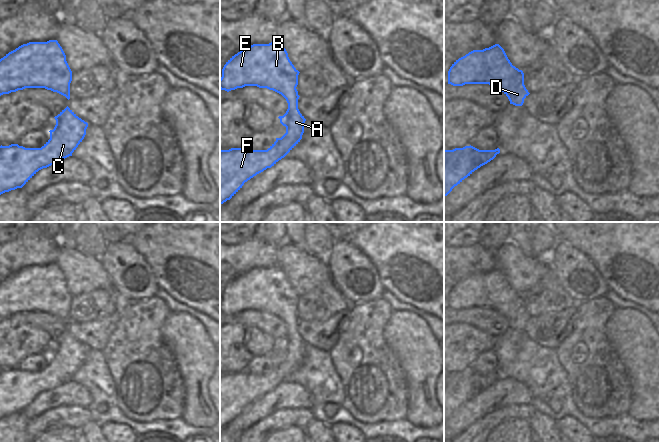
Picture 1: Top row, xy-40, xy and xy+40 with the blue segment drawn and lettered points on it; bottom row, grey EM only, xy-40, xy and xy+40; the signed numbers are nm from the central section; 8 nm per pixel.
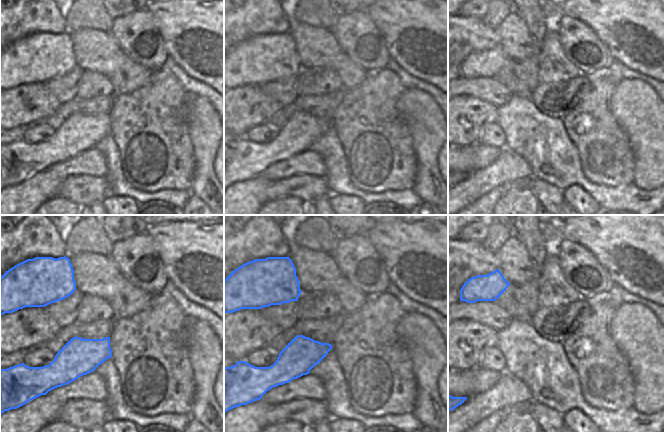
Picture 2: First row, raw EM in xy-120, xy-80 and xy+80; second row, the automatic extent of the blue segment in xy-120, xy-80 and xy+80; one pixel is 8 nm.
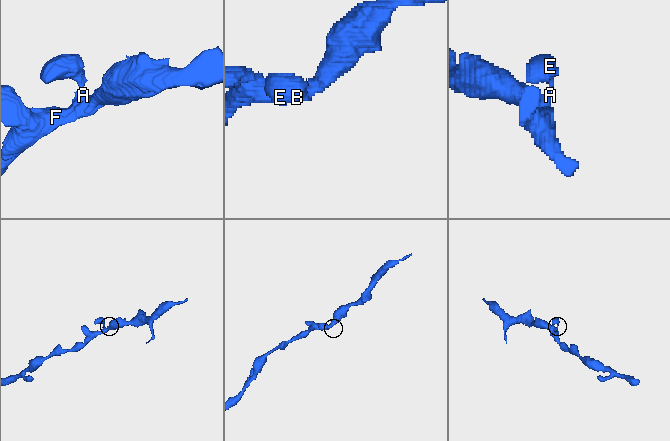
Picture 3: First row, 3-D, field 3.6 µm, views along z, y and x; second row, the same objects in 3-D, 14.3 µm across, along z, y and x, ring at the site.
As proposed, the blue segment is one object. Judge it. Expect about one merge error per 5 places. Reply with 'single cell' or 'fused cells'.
single cell

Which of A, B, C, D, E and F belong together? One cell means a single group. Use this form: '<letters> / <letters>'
A B C D E F

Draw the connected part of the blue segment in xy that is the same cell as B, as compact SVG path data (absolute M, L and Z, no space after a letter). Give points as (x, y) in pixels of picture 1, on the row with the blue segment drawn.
M278 40L269 44L253 44L232 56L224 65L220 78L221 90L229 92L245 86L267 88L281 94L288 103L288 109L283 116L278 117L280 123L286 127L286 133L281 138L276 138L267 150L251 150L247 146L220 150L220 204L230 200L245 182L274 166L302 139L306 119L298 109L300 96L296 87L299 73L290 61L286 49Z

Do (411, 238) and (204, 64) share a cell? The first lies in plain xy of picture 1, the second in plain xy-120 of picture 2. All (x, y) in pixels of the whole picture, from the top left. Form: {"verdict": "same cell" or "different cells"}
{"verdict": "same cell"}

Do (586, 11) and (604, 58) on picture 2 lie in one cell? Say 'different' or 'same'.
different

